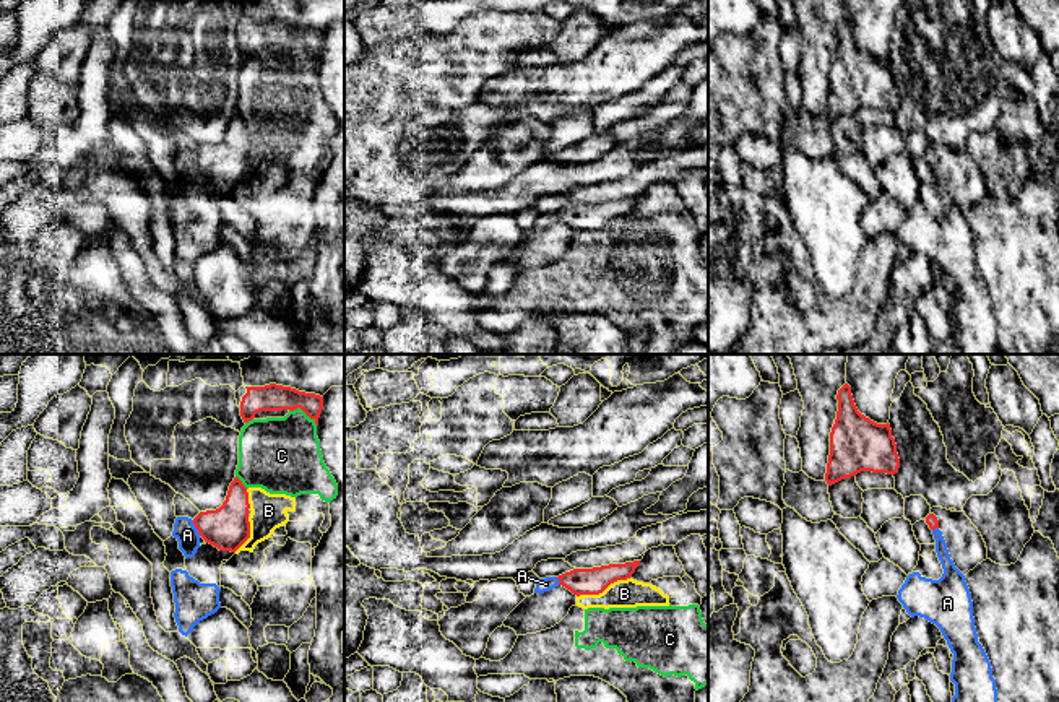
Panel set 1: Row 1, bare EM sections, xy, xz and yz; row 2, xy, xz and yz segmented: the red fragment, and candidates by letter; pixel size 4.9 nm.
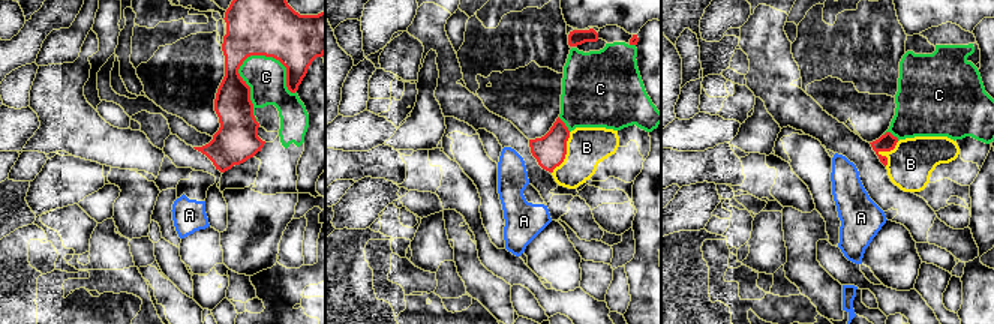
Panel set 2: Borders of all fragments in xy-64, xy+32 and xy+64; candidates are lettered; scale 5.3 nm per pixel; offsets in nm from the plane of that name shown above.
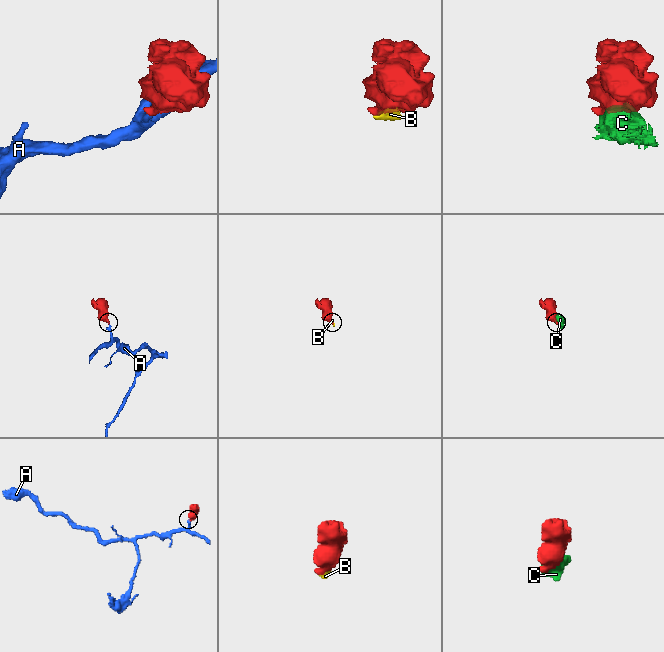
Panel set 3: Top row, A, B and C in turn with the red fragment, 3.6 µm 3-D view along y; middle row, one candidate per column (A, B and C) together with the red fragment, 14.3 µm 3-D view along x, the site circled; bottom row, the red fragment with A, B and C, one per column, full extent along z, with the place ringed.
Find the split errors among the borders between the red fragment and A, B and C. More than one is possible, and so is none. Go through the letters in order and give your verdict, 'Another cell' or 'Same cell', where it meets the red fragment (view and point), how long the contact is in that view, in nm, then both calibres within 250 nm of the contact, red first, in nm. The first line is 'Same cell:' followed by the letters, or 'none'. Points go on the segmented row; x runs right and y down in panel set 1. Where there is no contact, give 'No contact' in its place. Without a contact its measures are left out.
Same cell: A
A: Same cell. Touches red at xy (195, 527). Shared border 90 nm. Thickness 220 nm (red) against 110 nm
B: Another cell. Touches red at xz (603, 590). Shared border 280 nm. Thickness 130 nm (red) against 140 nm
C: Another cell. Touches red at xy (304, 411). Shared border 160 nm. Thickness 130 nm (red) against 380 nm

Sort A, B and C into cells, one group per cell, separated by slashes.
A / B C

